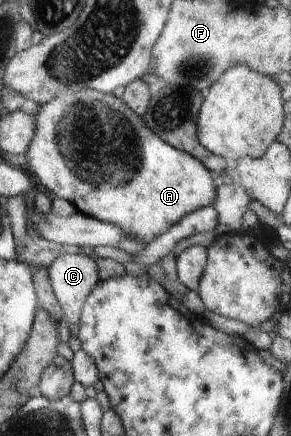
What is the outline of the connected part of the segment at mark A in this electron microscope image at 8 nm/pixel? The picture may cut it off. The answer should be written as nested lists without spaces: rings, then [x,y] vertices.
[[[79,90],[79,92],[67,94],[67,96],[59,95],[56,99],[45,103],[36,115],[36,136],[32,140],[31,147],[28,148],[26,154],[27,158],[29,158],[29,170],[35,174],[37,180],[51,194],[55,194],[60,199],[70,202],[77,212],[85,213],[87,216],[101,222],[117,225],[127,237],[133,237],[144,245],[149,244],[159,235],[164,235],[167,231],[171,231],[173,227],[176,227],[177,223],[180,223],[181,219],[184,219],[184,216],[191,215],[198,208],[212,205],[215,202],[215,186],[213,186],[213,180],[211,180],[211,174],[209,174],[210,170],[205,168],[205,165],[201,164],[201,161],[197,160],[193,155],[183,152],[181,149],[173,148],[168,142],[161,140],[157,134],[153,134],[145,126],[145,122],[133,110],[129,110],[123,104],[123,100],[115,98],[113,94],[101,94],[101,92],[95,92],[95,90]]]

